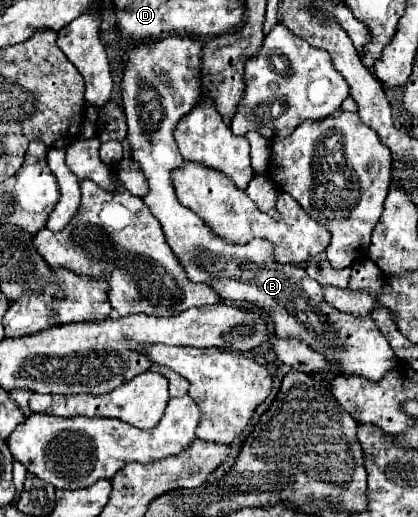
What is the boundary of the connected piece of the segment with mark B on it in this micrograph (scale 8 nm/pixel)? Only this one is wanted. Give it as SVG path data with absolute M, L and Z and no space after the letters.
M169 36L159 42L137 46L123 54L127 62L123 76L123 110L127 116L127 144L131 158L139 164L149 192L143 202L151 214L161 222L165 240L183 266L191 282L211 286L223 300L247 300L267 310L275 322L279 338L299 338L315 352L323 354L331 366L343 376L363 376L367 380L381 380L397 366L397 356L387 338L377 328L371 316L355 316L335 310L323 298L323 286L307 278L303 268L283 266L275 262L271 242L251 240L249 244L229 244L211 234L207 224L185 208L177 196L171 172L183 166L183 156L173 140L177 122L197 104L199 98L199 64L201 42L193 38Z

